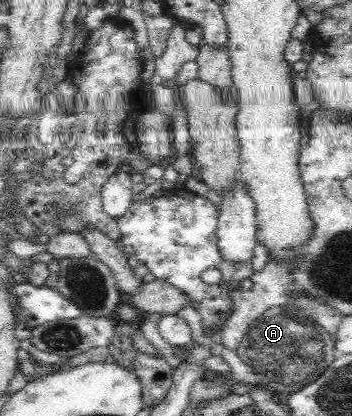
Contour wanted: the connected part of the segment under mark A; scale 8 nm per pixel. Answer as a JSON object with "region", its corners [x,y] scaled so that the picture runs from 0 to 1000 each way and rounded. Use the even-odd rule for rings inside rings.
{"region":[[[815,728],[807,738],[756,743],[719,772],[673,849],[702,877],[719,882],[724,921],[787,945],[824,947],[901,911],[949,870],[952,817],[952,805],[918,803],[895,767],[852,767]]]}

